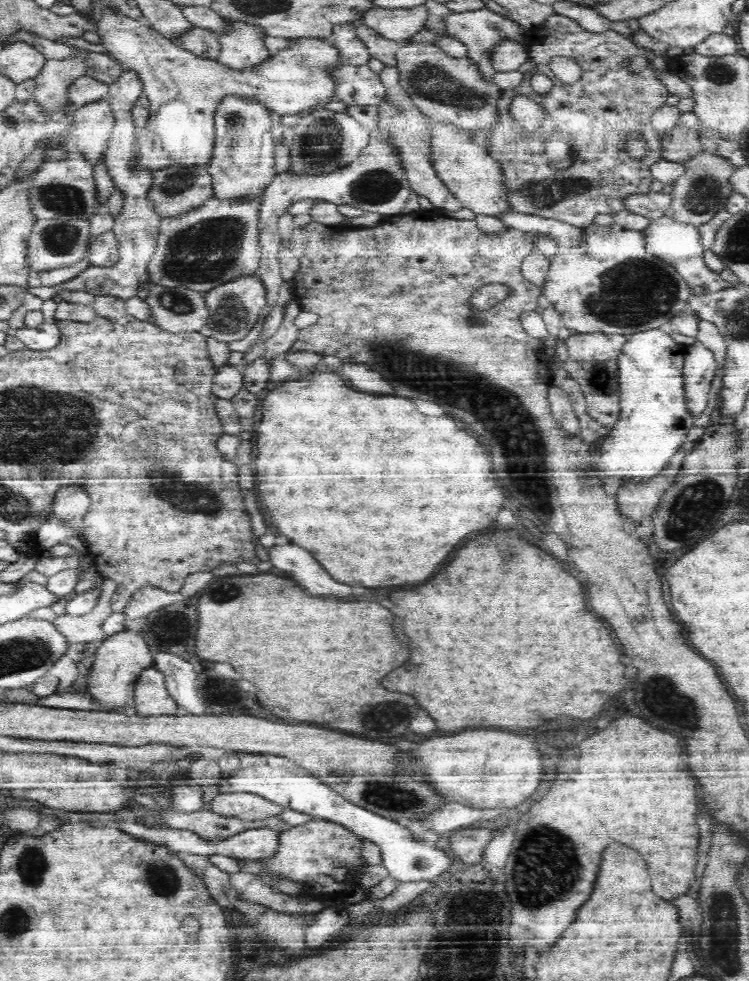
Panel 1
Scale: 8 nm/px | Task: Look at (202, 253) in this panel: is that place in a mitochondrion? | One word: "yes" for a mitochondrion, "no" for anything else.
yes

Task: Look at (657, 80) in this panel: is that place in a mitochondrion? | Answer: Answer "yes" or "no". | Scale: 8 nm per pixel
no

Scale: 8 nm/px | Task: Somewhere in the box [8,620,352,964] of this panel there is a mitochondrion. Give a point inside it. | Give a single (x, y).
(32, 863)

